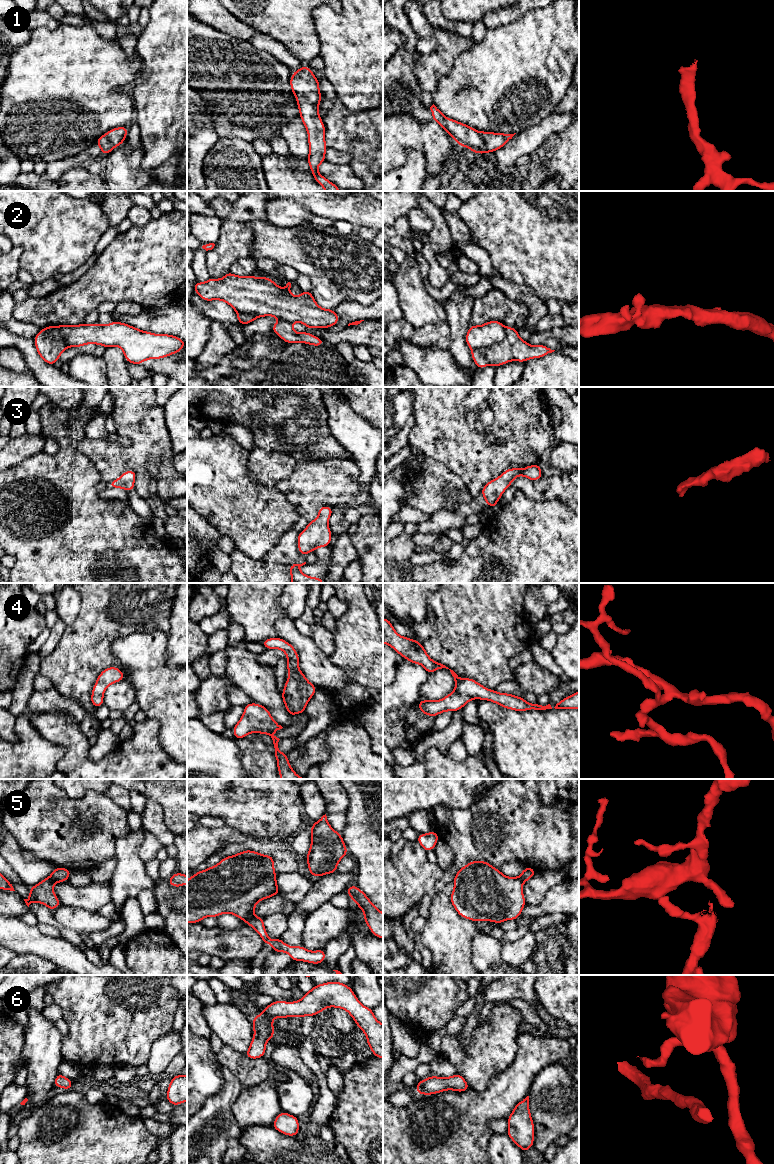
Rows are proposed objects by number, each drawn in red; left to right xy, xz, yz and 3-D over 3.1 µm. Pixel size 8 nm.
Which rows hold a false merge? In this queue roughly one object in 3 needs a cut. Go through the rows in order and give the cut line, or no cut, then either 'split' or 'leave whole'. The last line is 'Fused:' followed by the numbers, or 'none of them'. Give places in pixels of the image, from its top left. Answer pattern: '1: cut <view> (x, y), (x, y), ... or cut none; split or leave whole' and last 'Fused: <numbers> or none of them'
1: cut none; leave whole
2: cut yz (506, 327), (504, 338), (500, 342), (472, 349); split
3: cut none; leave whole
4: cut yz (455, 689), (461, 694), (466, 694), (472, 698); split
5: cut xz (253, 915), (244, 920); split
6: cut none; leave whole
Fused: 2, 4, 5

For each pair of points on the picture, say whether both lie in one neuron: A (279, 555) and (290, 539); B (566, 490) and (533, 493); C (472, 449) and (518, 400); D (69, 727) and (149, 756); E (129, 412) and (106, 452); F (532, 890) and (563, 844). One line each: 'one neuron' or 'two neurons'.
A: one neuron
B: one neuron
C: one neuron
D: one neuron
E: one neuron
F: two neurons

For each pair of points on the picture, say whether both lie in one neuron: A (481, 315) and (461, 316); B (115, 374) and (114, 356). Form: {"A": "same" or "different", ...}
{"A": "different", "B": "same"}

